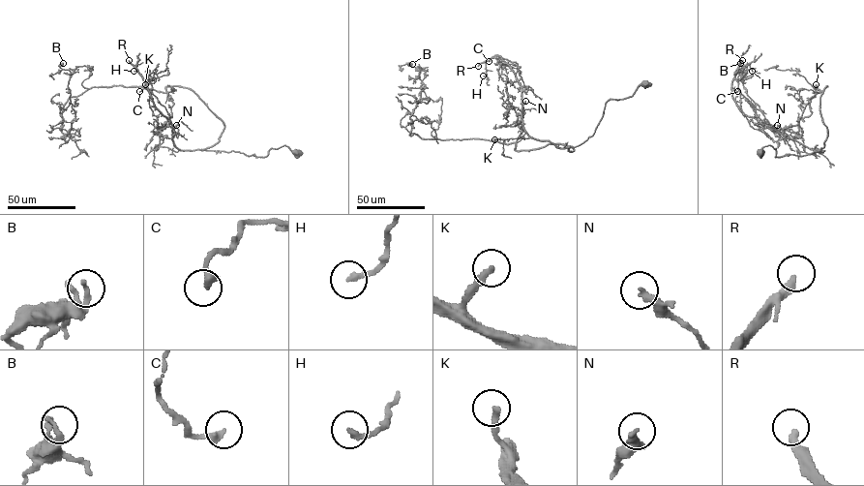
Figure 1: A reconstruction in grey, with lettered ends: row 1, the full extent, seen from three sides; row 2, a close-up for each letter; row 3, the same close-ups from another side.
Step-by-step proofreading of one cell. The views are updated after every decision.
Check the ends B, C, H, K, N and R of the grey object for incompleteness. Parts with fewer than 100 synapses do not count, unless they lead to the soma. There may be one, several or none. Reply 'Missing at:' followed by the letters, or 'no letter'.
Missing at: K, R

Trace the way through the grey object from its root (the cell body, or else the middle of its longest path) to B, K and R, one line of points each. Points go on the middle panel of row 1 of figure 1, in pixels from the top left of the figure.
B: (645, 84), (610, 99), (580, 144), (553, 144), (573, 151), (516, 150), (410, 136), (425, 88), (412, 64)
K: (645, 84), (610, 99), (580, 144), (553, 144), (573, 151), (560, 144), (516, 150), (494, 139)
R: (645, 84), (610, 99), (587, 139), (559, 148), (524, 129), (512, 68), (499, 55), (478, 66)

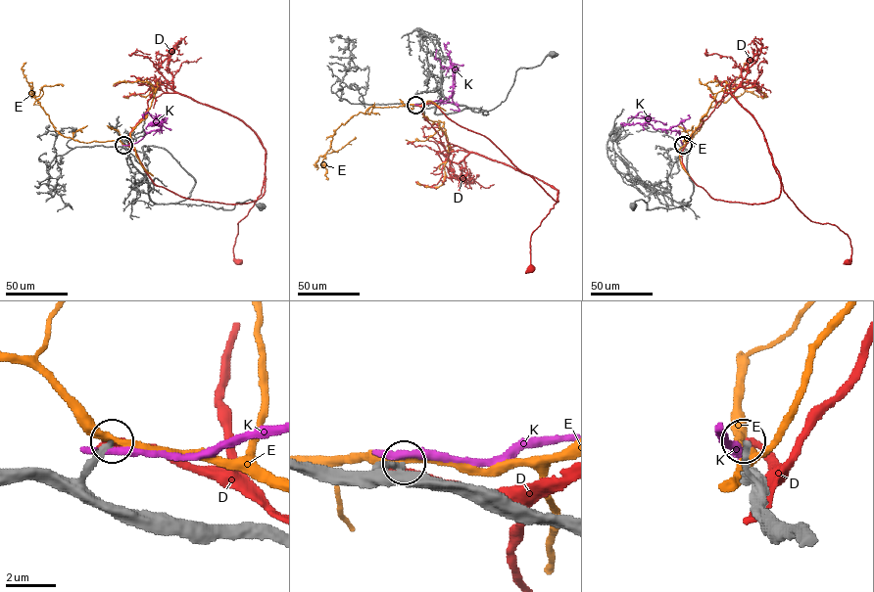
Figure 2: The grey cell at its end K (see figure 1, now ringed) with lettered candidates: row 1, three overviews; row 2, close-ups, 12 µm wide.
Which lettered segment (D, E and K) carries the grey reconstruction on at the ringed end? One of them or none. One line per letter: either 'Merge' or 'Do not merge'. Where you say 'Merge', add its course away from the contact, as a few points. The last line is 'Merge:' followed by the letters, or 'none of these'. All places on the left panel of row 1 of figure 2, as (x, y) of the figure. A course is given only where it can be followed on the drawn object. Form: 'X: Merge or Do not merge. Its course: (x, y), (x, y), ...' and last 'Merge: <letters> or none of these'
D: Do not merge
E: Do not merge
K: Do not merge
Merge: none of these

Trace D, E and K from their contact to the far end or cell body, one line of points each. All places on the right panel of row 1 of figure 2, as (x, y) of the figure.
D: (683, 145), (686, 173), (715, 199), (773, 201), (779, 174), (802, 213), (848, 236), (848, 261)
E: (683, 145), (700, 129), (709, 108), (733, 95), (735, 81), (749, 64)
K: (683, 145), (679, 131), (655, 129), (643, 112), (628, 117)

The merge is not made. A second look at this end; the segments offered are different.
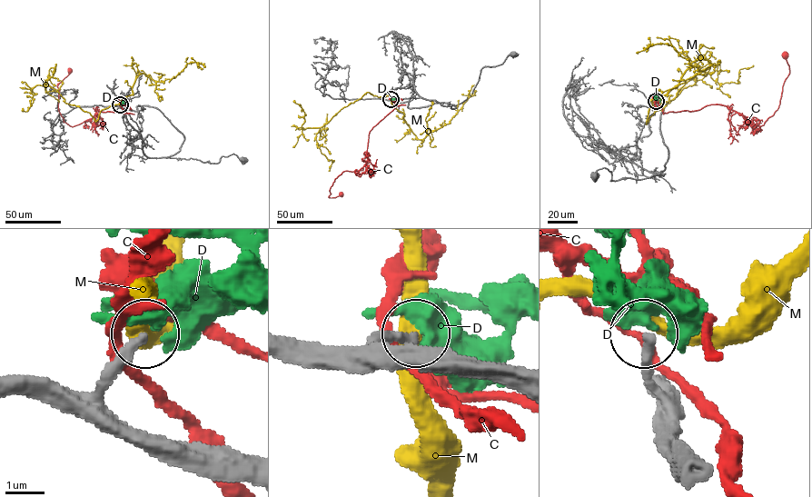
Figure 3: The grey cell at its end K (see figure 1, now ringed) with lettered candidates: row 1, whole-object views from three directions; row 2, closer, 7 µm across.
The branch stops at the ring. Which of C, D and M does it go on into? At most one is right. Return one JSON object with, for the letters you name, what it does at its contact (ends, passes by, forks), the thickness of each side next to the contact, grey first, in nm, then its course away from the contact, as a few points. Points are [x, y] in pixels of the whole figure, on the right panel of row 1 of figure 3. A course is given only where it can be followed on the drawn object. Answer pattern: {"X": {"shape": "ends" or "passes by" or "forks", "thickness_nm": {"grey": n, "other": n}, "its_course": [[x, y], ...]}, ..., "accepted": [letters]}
{"accepted": []}

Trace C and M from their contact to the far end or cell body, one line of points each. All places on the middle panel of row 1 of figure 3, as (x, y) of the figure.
C: (391, 100), (398, 105), (370, 131), (366, 162), (358, 170), (343, 171), (335, 179), (329, 196), (341, 194)
M: (391, 100), (390, 96), (367, 93), (320, 128), (316, 145), (328, 159), (334, 161), (329, 171)

